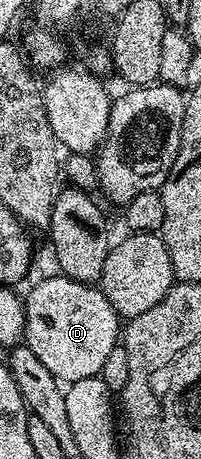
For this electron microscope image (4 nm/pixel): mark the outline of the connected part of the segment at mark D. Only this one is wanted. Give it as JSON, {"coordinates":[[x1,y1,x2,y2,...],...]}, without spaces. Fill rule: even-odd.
{"coordinates":[[54,277,41,279,27,296,25,294,22,341,60,383,98,378,109,352,120,345,120,316,98,285]]}

